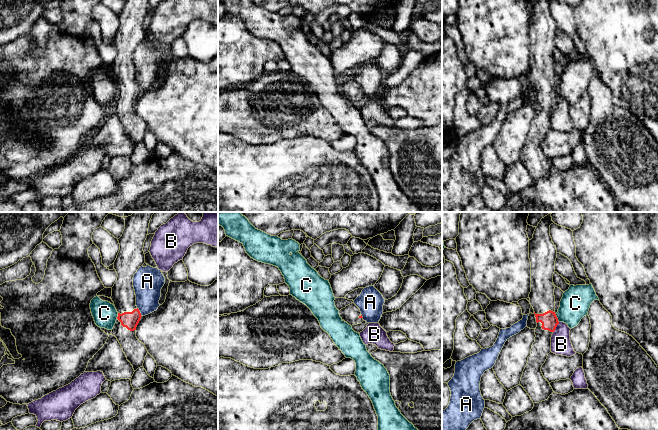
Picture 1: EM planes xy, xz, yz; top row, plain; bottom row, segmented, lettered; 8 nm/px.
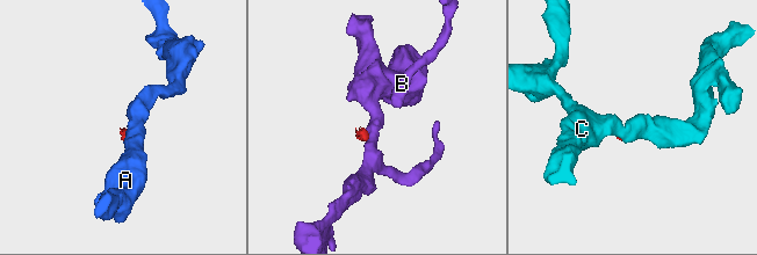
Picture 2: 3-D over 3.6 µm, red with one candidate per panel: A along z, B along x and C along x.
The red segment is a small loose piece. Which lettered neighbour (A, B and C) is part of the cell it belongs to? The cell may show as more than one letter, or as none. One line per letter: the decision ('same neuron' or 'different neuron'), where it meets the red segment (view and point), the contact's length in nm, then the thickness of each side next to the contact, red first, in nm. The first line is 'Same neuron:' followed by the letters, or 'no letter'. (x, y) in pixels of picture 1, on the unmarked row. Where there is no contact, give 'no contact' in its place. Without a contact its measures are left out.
Same neuron: no letter
A: different neuron | xy (139, 88) | 90 nm | 140/240 nm
B: different neuron | yz (556, 102) | 100 nm | 140/160 nm
C: different neuron | yz (557, 94) | 70 nm | 140/240 nm

